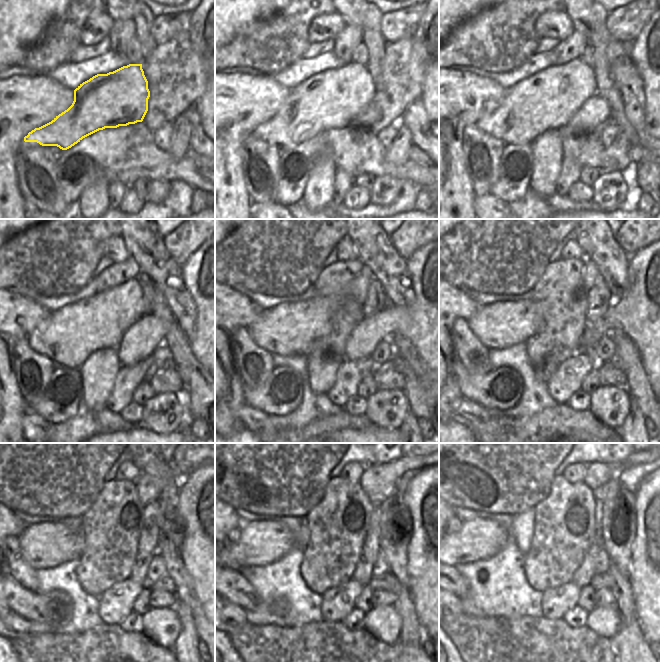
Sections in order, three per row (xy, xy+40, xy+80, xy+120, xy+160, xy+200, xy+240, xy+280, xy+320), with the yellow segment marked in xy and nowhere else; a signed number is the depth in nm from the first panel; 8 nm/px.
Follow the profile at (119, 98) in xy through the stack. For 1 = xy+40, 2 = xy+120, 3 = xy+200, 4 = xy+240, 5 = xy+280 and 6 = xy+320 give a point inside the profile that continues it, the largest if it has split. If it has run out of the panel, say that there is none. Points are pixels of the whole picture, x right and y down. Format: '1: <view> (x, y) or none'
1: xy+40 (330, 99)
2: xy+120 (68, 335)
3: xy+200 (500, 325)
4: xy+240 (48, 544)
5: xy+280 (261, 542)
6: xy+320 (478, 539)

